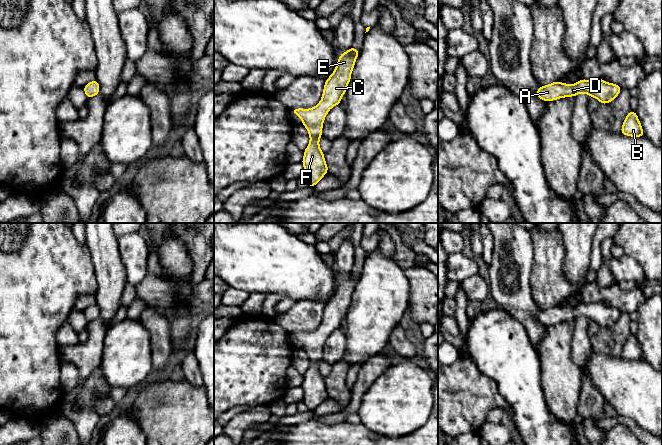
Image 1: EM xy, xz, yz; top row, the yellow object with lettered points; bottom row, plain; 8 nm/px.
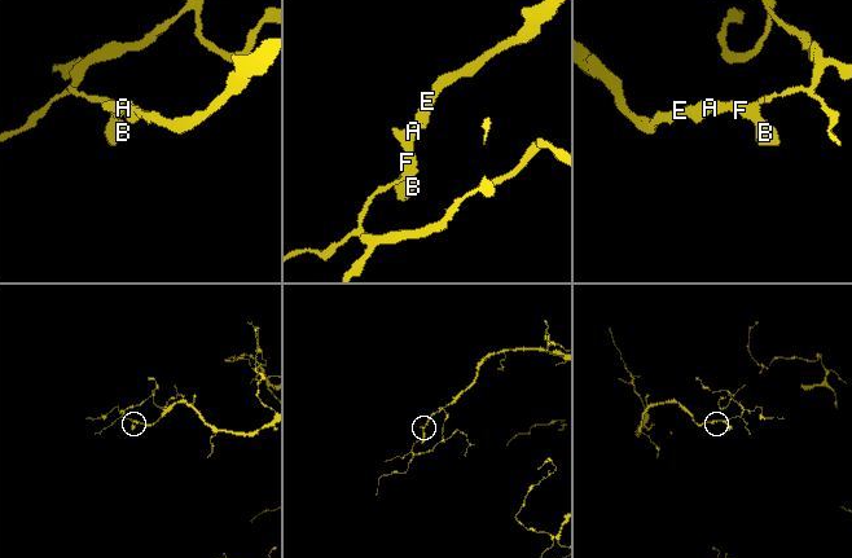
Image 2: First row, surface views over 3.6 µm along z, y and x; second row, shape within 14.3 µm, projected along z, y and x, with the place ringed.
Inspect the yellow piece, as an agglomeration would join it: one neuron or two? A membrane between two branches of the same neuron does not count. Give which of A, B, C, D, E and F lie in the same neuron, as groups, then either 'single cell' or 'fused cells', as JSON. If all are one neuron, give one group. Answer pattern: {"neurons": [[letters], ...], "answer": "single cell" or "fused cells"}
{"neurons": [["A", "B", "C", "D", "E", "F"]], "answer": "single cell"}

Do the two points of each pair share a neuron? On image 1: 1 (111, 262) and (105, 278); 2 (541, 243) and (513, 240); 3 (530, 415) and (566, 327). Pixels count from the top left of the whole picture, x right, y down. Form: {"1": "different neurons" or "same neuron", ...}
{"1": "same neuron", "2": "different neurons", "3": "different neurons"}

